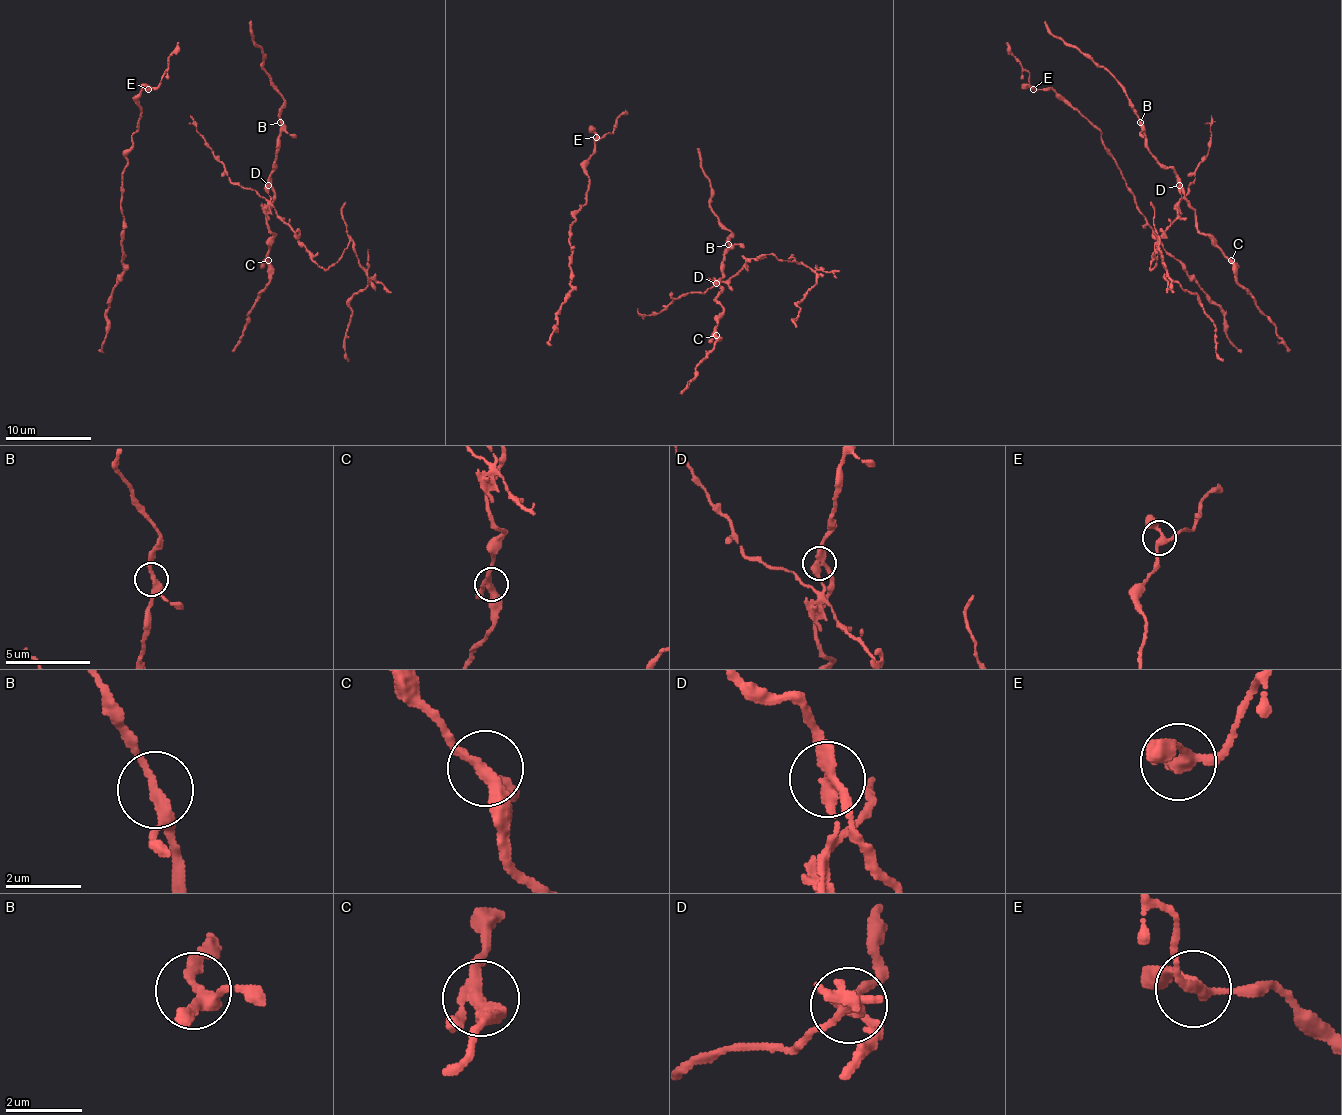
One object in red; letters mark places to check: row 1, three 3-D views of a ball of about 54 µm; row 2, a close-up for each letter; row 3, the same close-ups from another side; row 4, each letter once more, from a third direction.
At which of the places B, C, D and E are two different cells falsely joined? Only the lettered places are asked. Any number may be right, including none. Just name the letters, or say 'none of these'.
D

